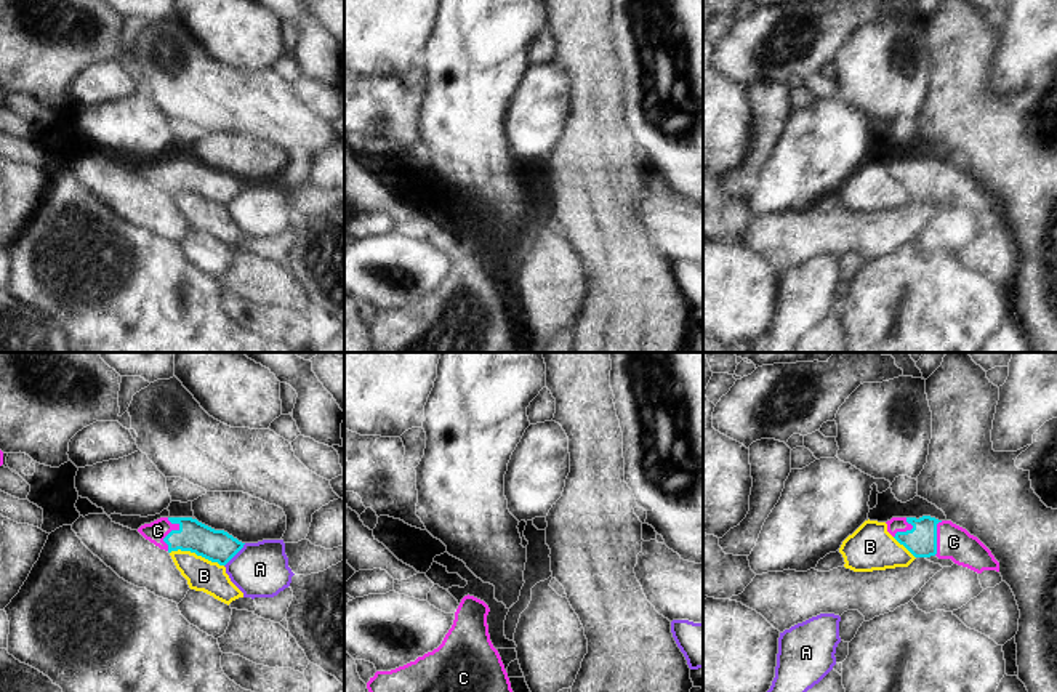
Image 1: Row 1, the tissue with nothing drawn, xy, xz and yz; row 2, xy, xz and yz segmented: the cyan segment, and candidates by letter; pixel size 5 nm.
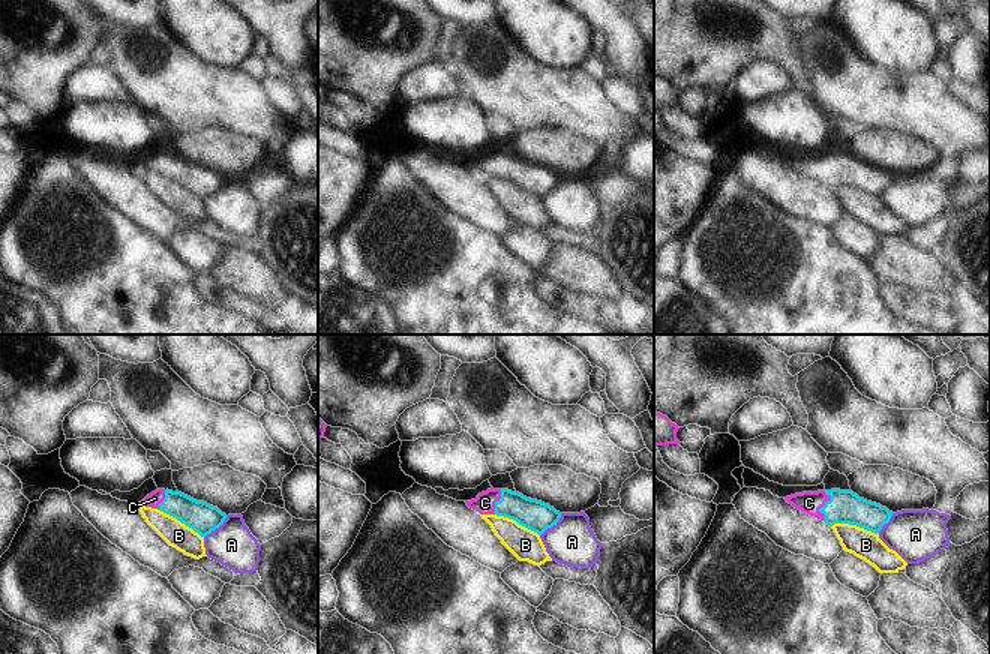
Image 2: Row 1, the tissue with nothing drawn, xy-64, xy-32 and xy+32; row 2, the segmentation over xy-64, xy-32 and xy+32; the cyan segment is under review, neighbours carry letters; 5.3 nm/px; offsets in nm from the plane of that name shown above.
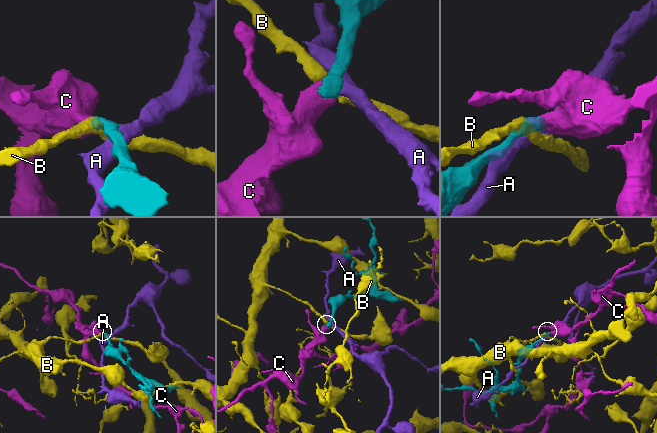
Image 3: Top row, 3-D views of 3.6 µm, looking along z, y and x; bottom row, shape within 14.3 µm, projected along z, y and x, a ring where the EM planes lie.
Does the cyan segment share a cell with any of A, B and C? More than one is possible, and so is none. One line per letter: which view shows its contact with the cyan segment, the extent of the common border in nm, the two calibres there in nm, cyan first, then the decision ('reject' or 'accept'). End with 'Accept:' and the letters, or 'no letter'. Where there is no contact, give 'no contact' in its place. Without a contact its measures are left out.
A: meets cyan in xy; contact 160 nm long; 160 nm thick on the cyan side, 280 nm on the other; reject
B: meets cyan in xy; contact 280 nm long; 160 nm thick on the cyan side, 160 nm on the other; reject
C: meets cyan in xy; contact 170 nm long; 160 nm thick on the cyan side, 100 nm on the other; accept
Accept: C

